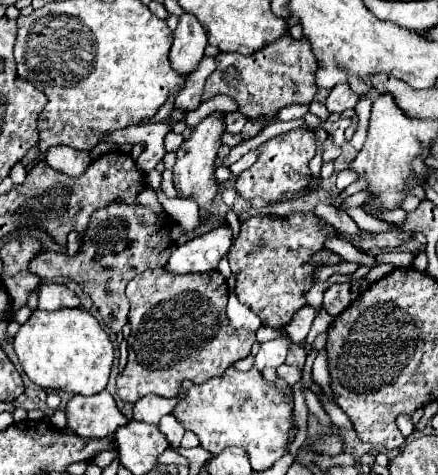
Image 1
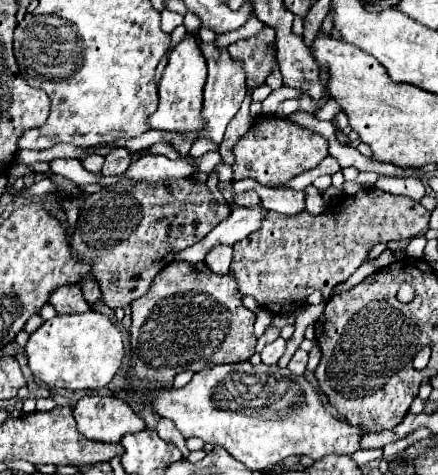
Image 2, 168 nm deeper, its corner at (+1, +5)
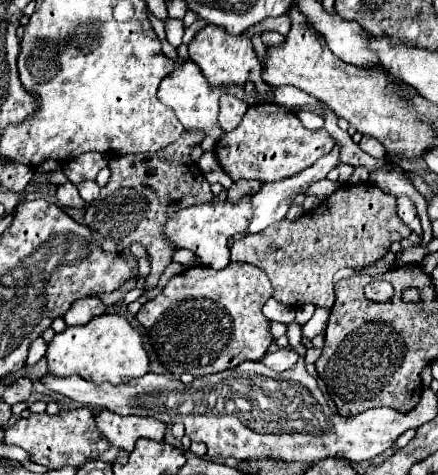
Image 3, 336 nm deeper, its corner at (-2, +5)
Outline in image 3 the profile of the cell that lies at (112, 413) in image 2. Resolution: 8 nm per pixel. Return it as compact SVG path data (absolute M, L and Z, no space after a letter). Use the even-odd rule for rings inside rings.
M101 411L97 415L97 429L111 445L131 453L137 439L163 441L167 425L153 417L121 417L111 411Z

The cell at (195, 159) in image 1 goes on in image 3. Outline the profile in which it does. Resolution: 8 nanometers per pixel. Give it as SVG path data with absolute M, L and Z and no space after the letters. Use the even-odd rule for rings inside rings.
M207 25L201 31L197 31L193 41L189 43L189 59L195 65L199 65L201 73L205 75L205 79L213 87L221 85L221 83L245 85L249 75L261 75L261 65L259 65L259 59L253 51L253 45L251 45L249 37L231 35L231 33L227 33L225 29L221 29L217 25Z

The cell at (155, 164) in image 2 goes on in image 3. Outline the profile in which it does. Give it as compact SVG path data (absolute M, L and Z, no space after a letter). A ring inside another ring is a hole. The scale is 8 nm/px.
M207 151L207 153L201 157L201 161L197 161L197 165L199 165L199 169L201 169L203 173L215 171L215 169L219 169L219 163L217 163L215 159L217 159L215 153L213 153L213 151Z

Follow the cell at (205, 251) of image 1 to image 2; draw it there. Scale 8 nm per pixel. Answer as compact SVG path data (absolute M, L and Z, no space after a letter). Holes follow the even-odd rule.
M236 207L232 215L218 223L202 241L194 243L190 249L184 249L178 253L178 259L198 263L206 259L206 253L214 249L216 245L234 245L236 241L242 241L246 235L256 231L264 219L266 209L264 207Z

